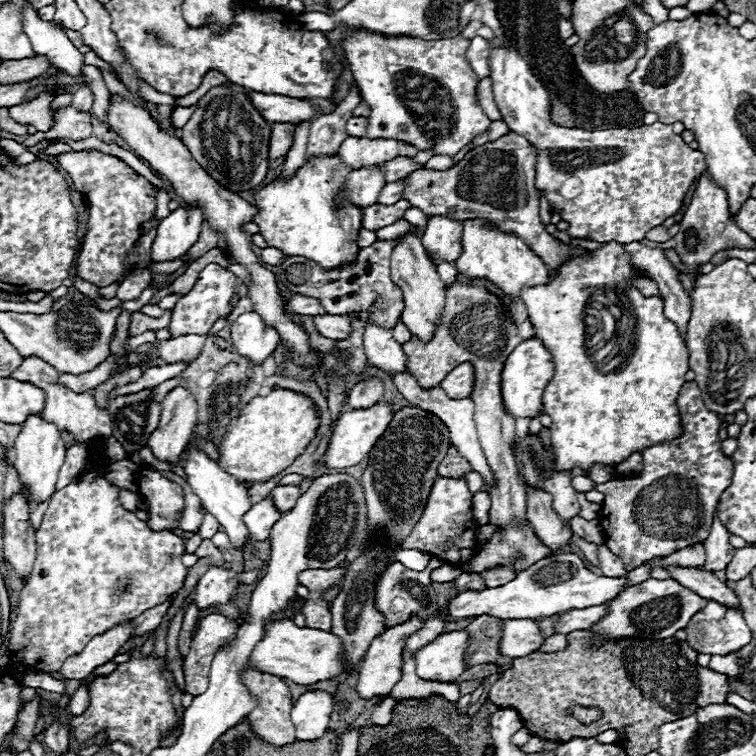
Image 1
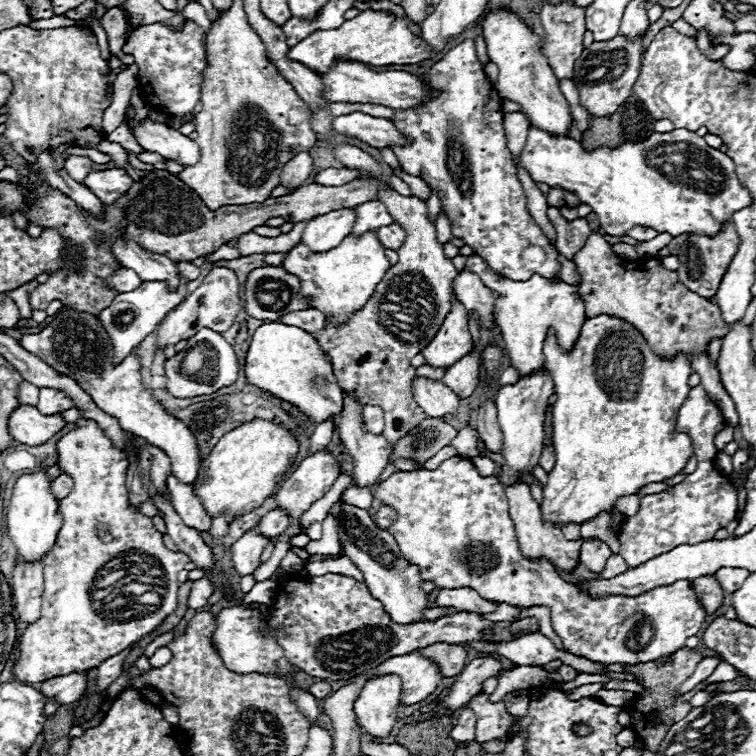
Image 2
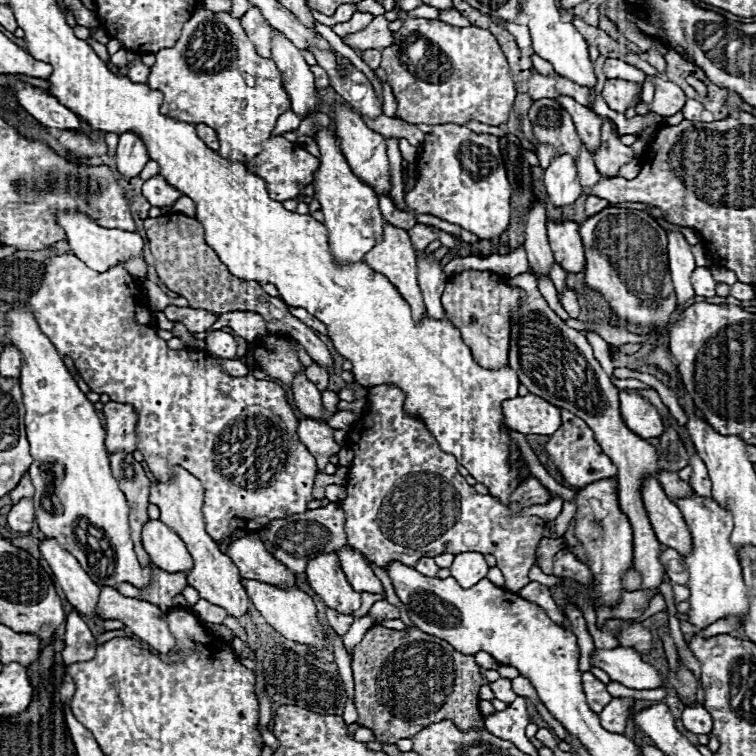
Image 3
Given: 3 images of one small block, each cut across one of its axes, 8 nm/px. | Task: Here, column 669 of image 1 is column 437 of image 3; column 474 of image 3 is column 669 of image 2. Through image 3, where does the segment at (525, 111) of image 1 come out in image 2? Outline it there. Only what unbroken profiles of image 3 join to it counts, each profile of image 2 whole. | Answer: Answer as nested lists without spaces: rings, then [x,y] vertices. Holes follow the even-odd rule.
[[[532,126],[528,142],[518,156],[518,164],[536,182],[544,182],[548,186],[562,186],[564,190],[576,192],[580,202],[592,206],[602,230],[610,236],[626,234],[626,230],[630,230],[634,224],[654,228],[656,232],[668,232],[670,236],[716,236],[722,230],[722,224],[732,220],[734,212],[748,208],[752,204],[748,188],[742,186],[736,176],[732,158],[726,152],[708,146],[702,136],[686,128],[678,128],[664,134],[654,132],[644,142],[628,142],[616,150],[600,148],[588,152],[574,138],[554,138],[546,132],[540,132],[540,128]]]

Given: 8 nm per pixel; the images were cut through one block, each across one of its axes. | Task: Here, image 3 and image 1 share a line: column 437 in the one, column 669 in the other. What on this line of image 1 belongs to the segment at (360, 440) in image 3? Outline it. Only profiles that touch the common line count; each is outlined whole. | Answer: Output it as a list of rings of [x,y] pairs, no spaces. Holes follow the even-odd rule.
[[[694,380],[680,388],[678,410],[682,434],[670,442],[644,448],[642,472],[632,478],[616,478],[594,486],[594,490],[604,494],[598,520],[604,528],[606,546],[628,564],[628,570],[646,560],[664,558],[704,542],[710,534],[720,494],[730,484],[734,466],[720,450],[720,418],[704,406]]]

